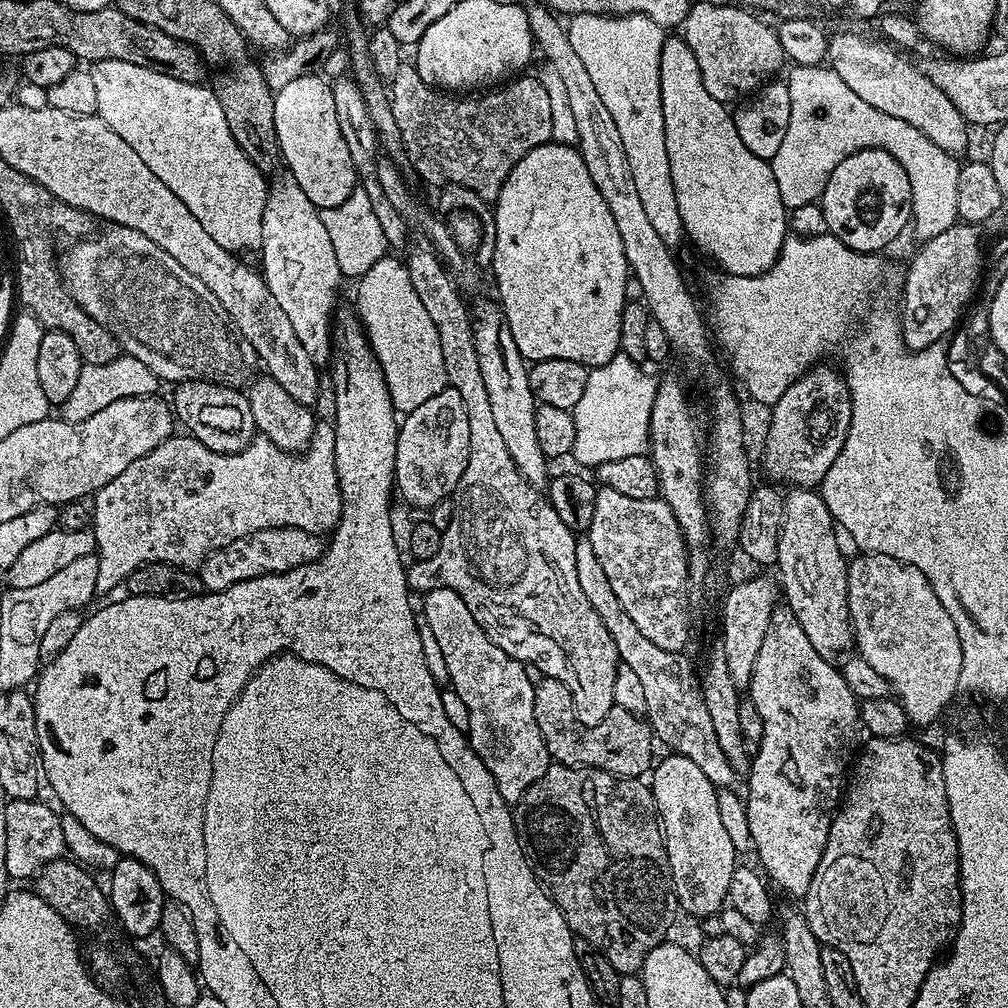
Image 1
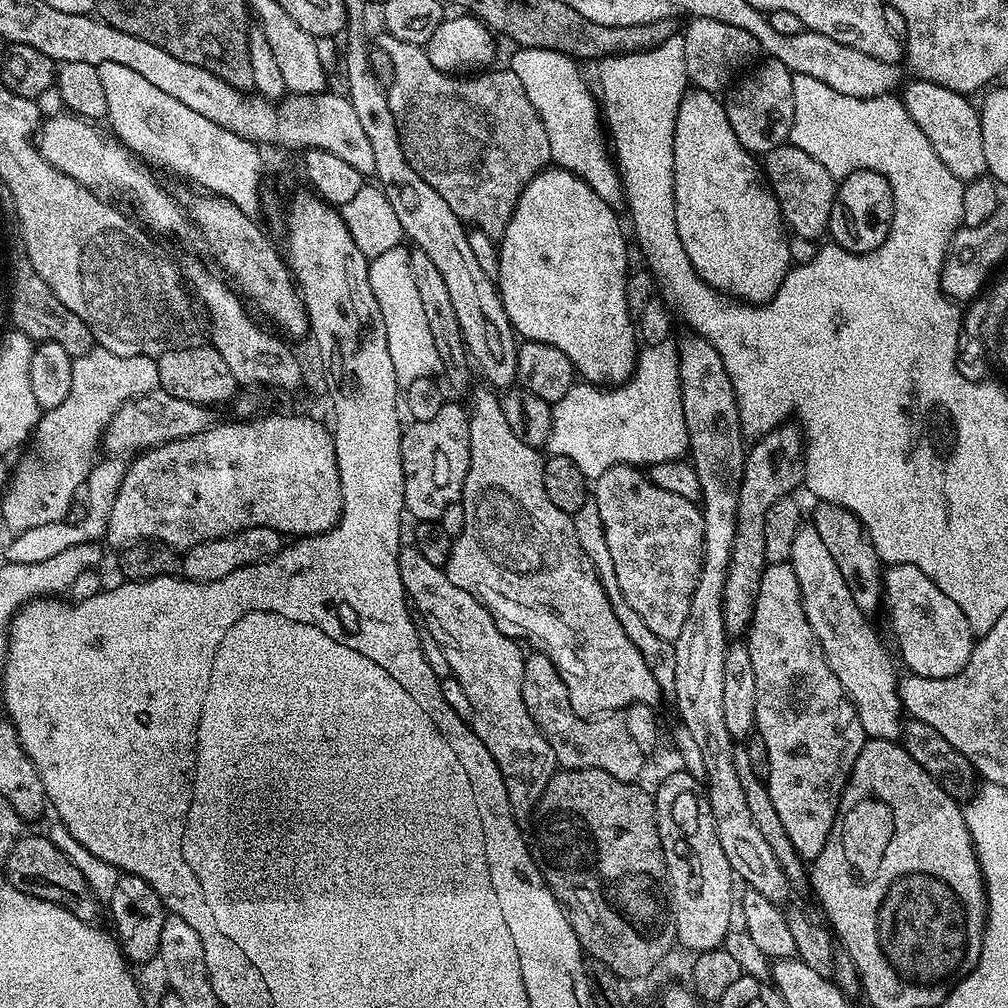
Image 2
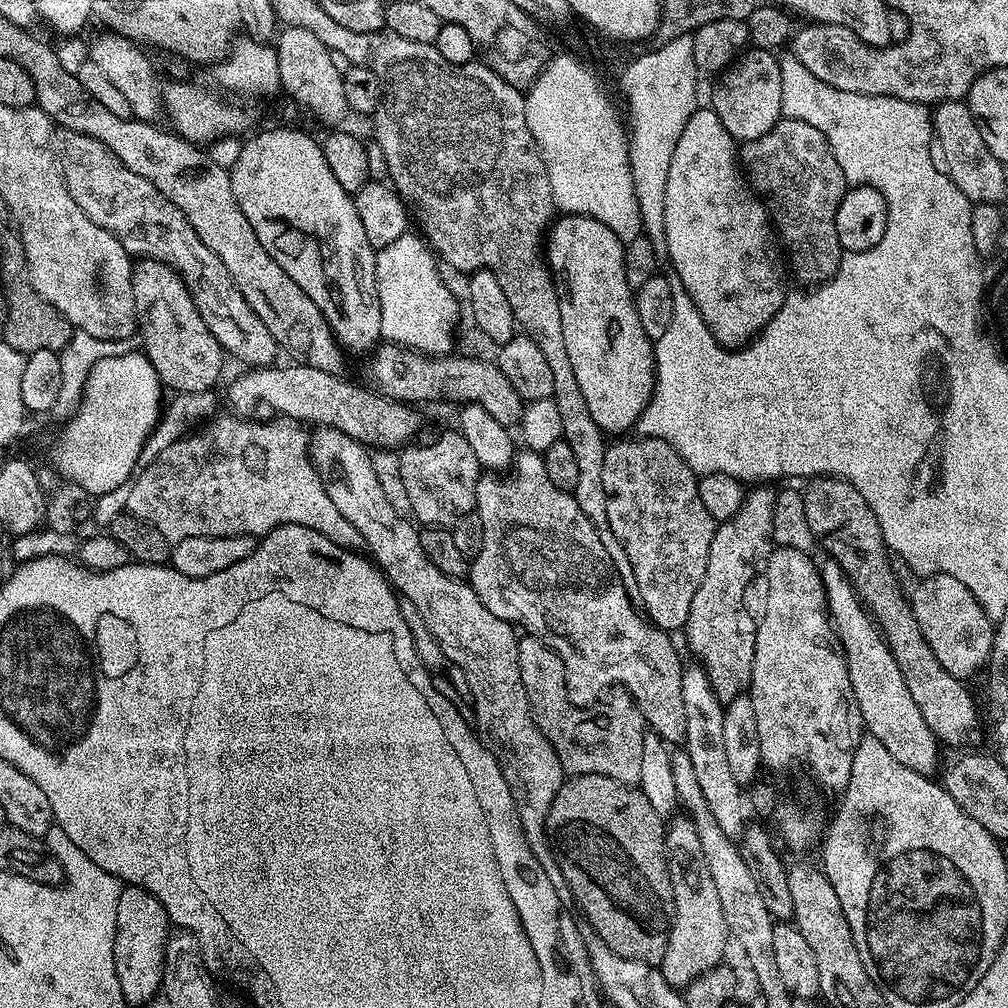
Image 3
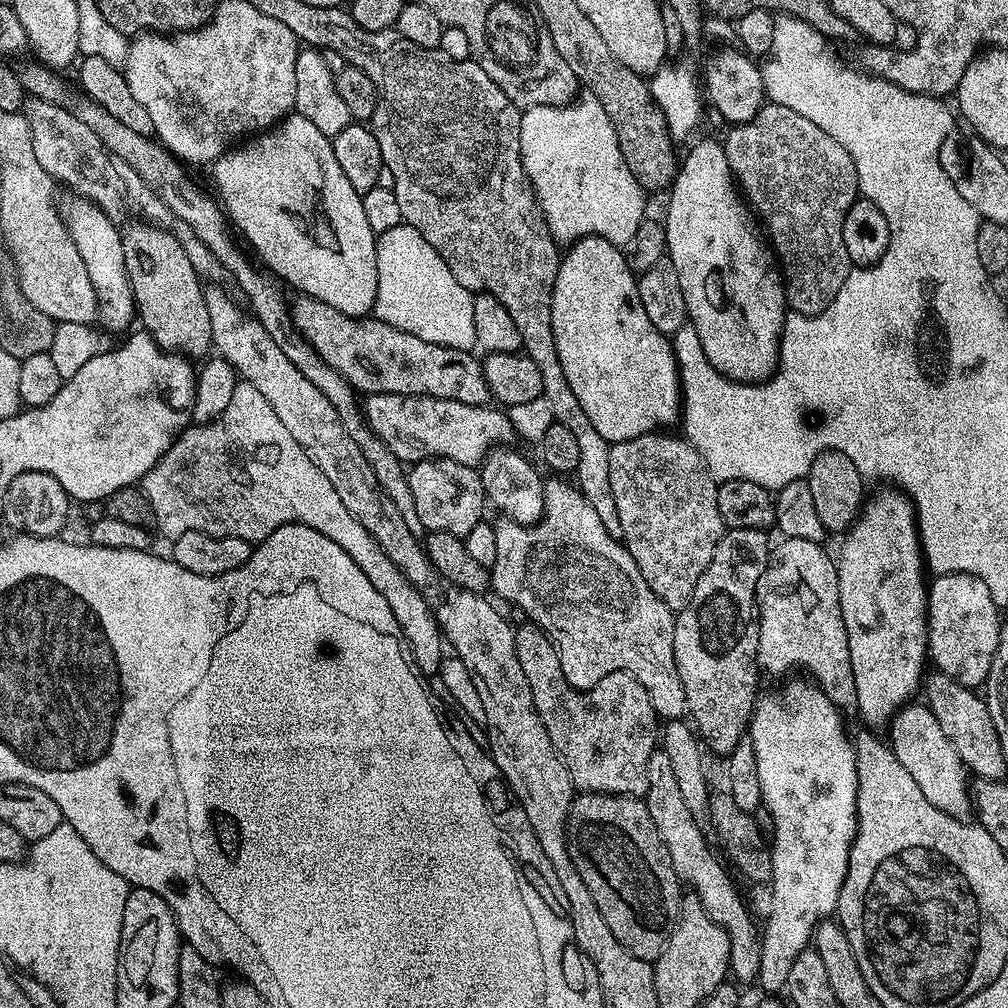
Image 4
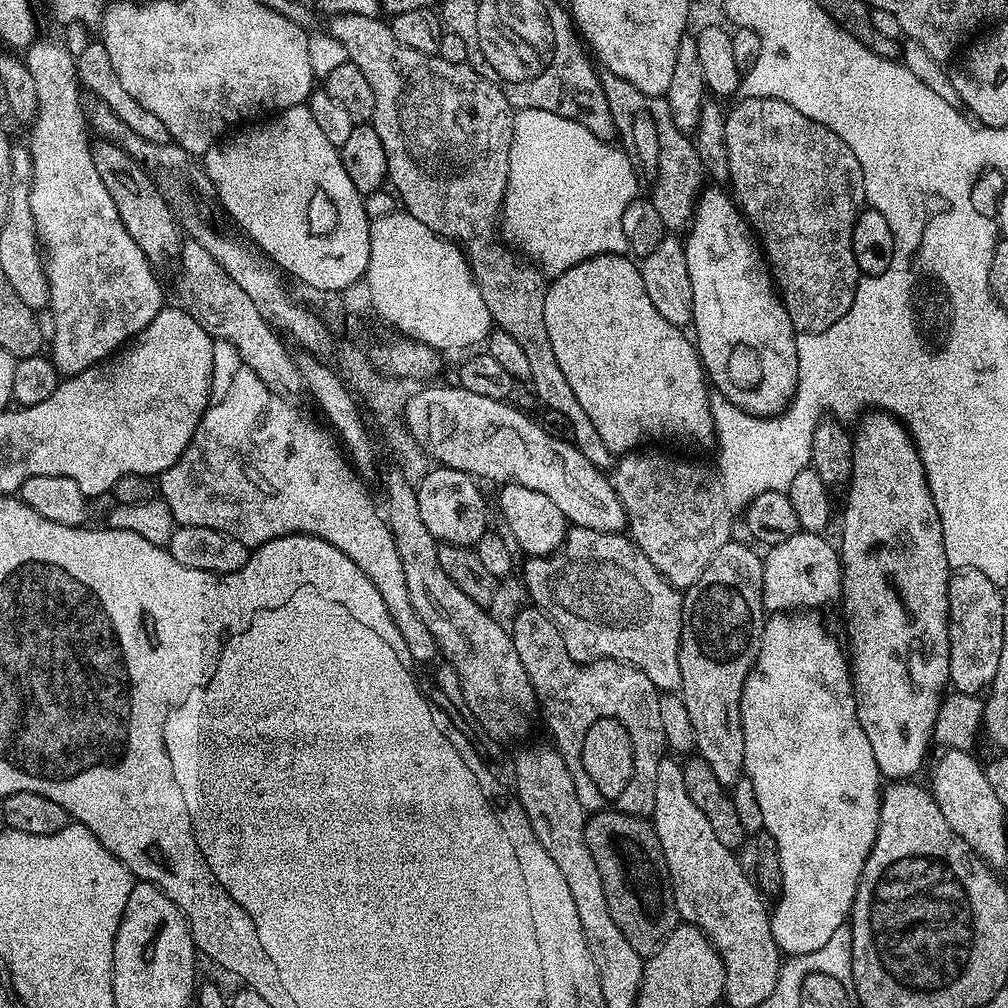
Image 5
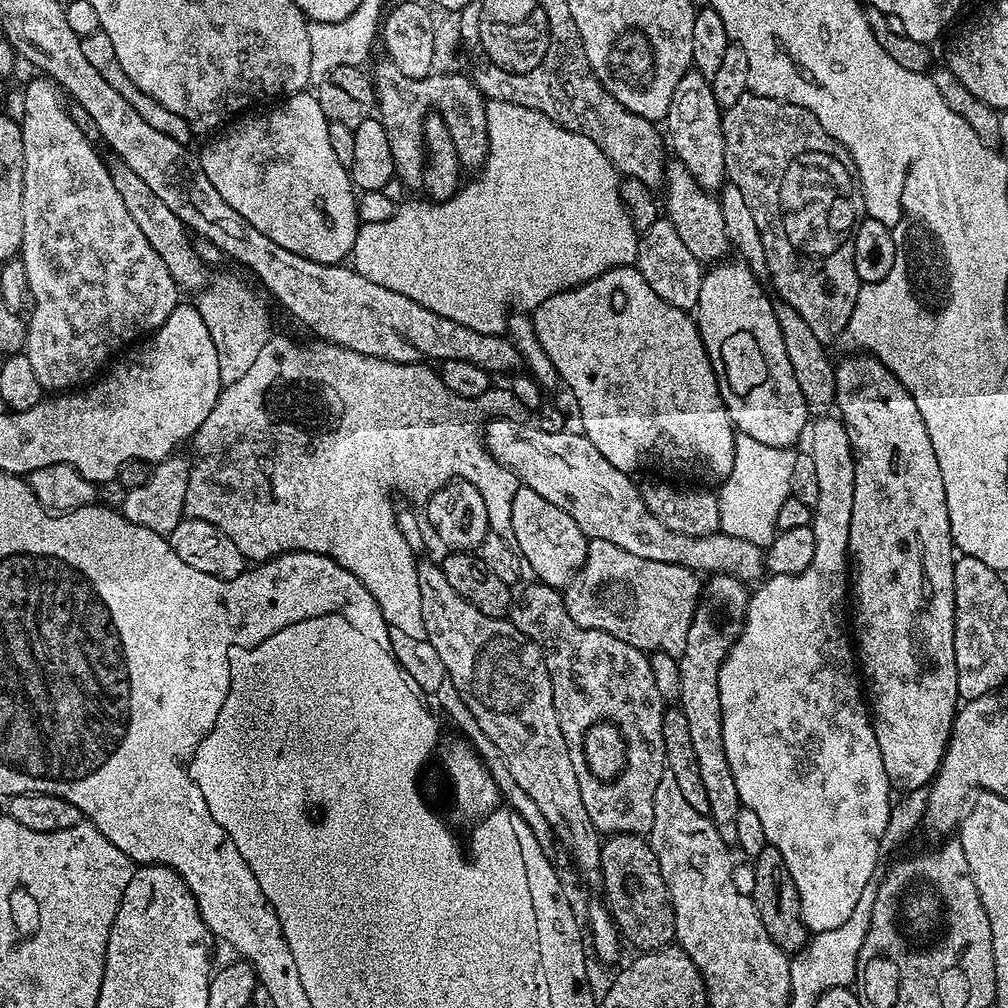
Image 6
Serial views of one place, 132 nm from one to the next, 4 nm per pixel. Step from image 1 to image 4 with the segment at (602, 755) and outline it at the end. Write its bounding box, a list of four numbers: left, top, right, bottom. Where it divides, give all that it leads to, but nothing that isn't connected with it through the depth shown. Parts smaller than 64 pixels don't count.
[515,622,658,766]

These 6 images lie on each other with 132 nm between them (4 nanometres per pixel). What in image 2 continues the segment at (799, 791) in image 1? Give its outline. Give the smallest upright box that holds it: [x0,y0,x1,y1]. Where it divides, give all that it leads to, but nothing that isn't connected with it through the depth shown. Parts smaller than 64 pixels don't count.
[746,563,866,862]

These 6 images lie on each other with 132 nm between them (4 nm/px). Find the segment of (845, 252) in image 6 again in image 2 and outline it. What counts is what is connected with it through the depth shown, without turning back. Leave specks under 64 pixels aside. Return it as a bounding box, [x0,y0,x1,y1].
[762,142,838,241]

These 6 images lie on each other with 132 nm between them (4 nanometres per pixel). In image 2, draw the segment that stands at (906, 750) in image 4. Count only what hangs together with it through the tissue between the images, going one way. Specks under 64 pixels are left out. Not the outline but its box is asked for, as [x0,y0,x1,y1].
[790,526,902,741]

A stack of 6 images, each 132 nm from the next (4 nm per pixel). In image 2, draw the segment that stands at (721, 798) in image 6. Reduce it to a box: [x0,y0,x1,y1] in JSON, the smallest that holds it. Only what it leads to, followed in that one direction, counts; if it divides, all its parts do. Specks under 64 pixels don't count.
[724,422,805,638]

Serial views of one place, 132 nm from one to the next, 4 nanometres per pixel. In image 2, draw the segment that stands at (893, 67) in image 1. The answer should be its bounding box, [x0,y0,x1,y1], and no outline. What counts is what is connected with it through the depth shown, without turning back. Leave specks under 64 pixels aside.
[902,78,988,182]

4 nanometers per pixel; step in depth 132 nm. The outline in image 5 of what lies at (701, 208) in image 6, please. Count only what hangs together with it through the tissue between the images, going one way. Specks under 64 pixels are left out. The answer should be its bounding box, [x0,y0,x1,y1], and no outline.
[600,71,706,233]

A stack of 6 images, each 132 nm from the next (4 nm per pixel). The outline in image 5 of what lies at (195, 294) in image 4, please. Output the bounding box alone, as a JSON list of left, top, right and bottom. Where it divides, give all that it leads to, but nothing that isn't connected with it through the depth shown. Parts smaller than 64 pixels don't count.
[91,138,182,266]

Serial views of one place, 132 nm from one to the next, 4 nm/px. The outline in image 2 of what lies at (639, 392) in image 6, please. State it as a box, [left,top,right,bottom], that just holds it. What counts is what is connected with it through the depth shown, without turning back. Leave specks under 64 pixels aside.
[498,166,638,386]

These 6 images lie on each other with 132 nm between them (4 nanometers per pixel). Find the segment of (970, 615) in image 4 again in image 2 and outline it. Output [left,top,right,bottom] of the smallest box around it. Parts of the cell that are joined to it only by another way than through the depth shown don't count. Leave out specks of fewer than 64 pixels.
[883,563,974,678]

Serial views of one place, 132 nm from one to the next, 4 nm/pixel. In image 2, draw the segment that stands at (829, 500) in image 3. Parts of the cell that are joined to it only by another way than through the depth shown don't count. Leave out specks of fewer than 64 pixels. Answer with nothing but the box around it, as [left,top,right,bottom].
[810,502,885,614]

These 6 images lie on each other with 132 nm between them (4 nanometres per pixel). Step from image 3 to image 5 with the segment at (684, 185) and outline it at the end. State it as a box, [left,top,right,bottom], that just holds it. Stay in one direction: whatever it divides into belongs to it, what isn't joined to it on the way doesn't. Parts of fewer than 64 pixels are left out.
[682,186,798,416]

